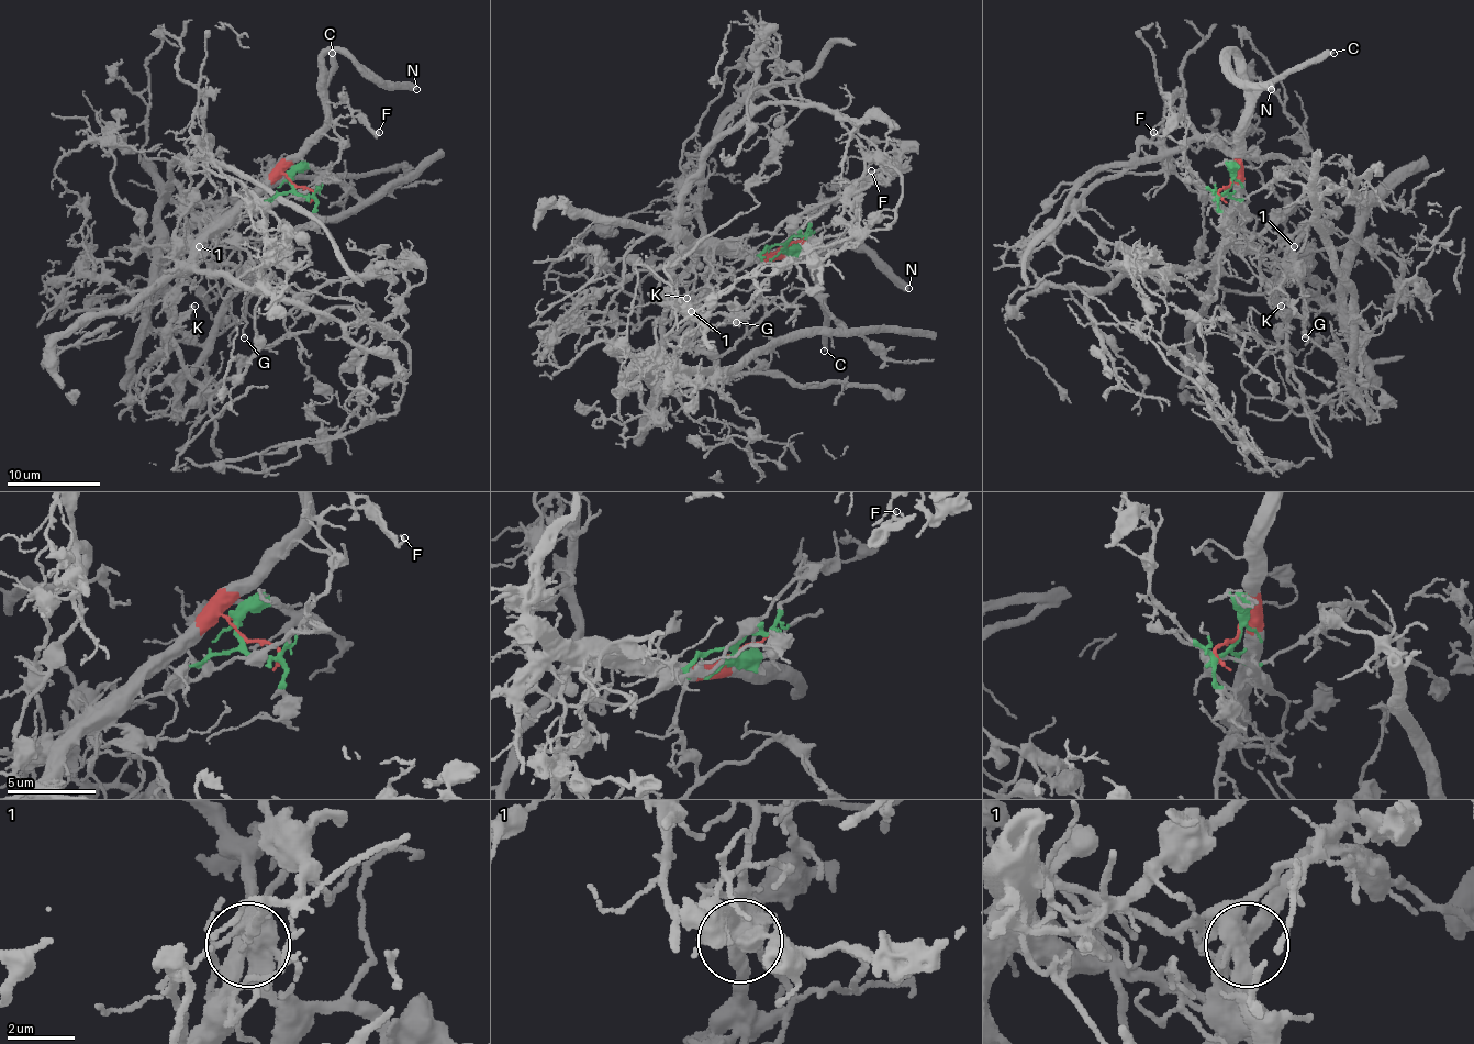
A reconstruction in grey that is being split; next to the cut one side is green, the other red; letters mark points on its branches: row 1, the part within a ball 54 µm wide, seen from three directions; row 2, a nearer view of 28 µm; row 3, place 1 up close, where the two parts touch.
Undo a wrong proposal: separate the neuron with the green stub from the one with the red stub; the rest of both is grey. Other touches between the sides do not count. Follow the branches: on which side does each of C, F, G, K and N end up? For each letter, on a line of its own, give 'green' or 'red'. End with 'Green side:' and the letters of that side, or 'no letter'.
C: red
F: green
G: green
K: green
N: red
Green side: F, G, K

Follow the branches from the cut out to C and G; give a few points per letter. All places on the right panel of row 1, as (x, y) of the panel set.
C: (1226, 188), (1238, 171), (1238, 139), (1254, 99), (1290, 73), (1321, 62), (1333, 52)
G: (1226, 190), (1236, 199), (1247, 199), (1294, 169), (1338, 211), (1325, 211), (1294, 253), (1308, 310), (1306, 337)

